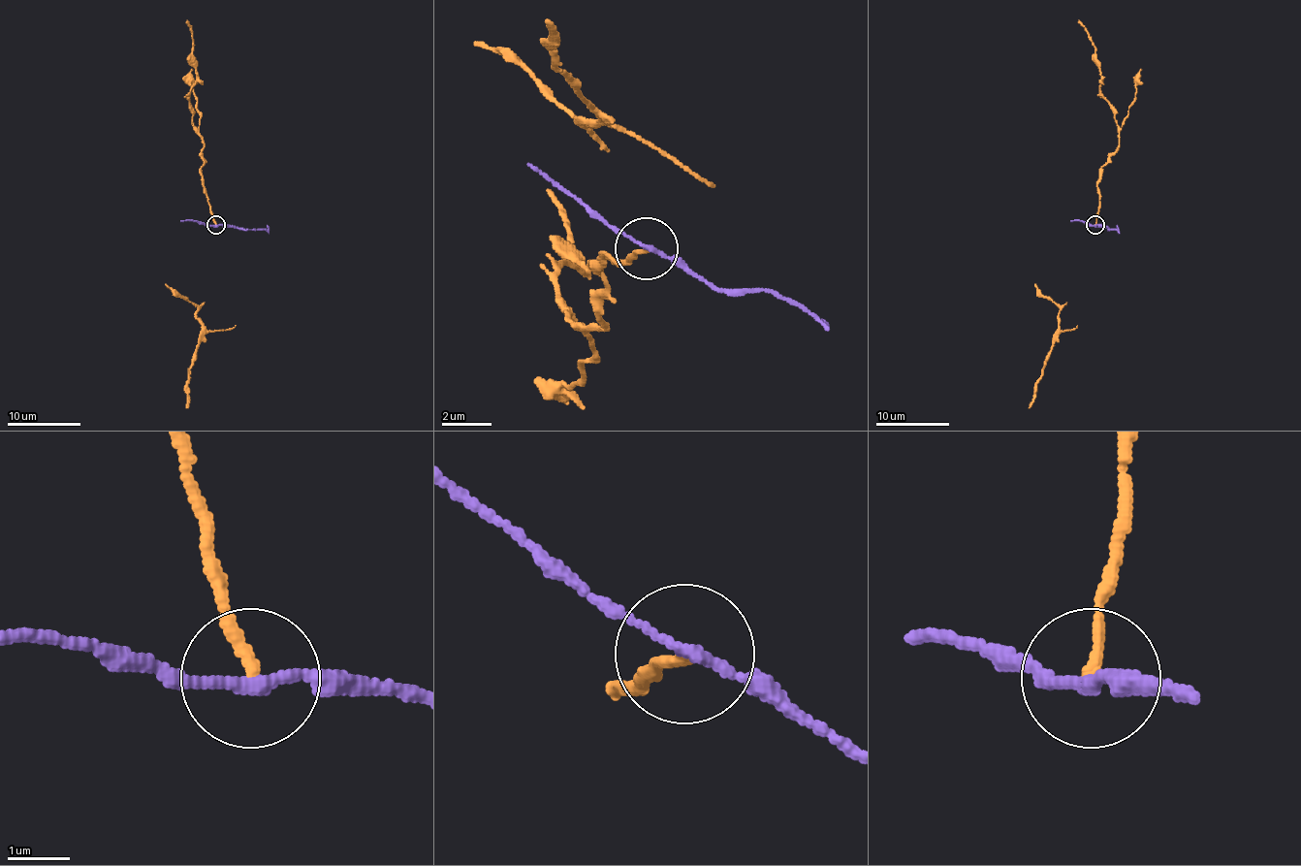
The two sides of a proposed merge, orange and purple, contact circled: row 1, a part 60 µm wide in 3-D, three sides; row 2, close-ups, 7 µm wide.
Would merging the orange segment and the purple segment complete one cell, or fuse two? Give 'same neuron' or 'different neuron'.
different neuron

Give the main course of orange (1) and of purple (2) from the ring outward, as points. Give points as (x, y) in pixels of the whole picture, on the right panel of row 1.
1: (1095, 224), (1099, 173), (1118, 145), (1118, 125), (1114, 107), (1099, 88), (1101, 72), (1095, 47), (1077, 20)
2: (1095, 224), (1120, 234)

